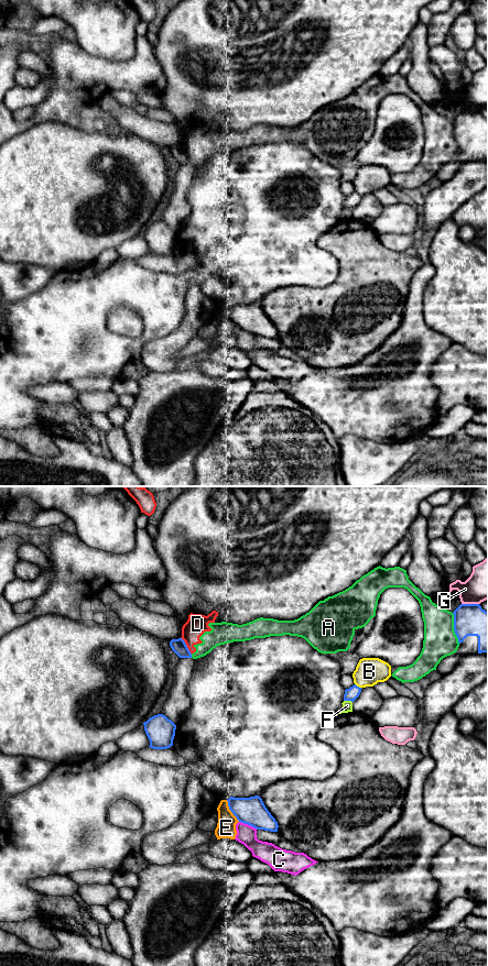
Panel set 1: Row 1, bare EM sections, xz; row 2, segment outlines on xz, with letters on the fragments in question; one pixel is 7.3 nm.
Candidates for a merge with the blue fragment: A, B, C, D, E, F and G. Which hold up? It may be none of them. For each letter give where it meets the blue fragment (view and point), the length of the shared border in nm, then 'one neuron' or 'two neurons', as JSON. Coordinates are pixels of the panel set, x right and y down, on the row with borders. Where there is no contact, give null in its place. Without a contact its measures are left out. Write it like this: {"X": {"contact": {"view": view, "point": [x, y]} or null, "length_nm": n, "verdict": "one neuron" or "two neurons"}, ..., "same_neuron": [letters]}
{"A": {"contact": {"view": "xz", "point": [454, 628]}, "length_nm": 240, "verdict": "two neurons"}, "B": {"contact": {"view": "xz", "point": [358, 687]}, "length_nm": 60, "verdict": "two neurons"}, "C": {"contact": {"view": "xz", "point": [248, 824]}, "length_nm": 150, "verdict": "two neurons"}, "D": {"contact": {"view": "xz", "point": [186, 646]}, "length_nm": 150, "verdict": "two neurons"}, "E": {"contact": {"view": "xz", "point": [230, 810]}, "length_nm": 190, "verdict": "two neurons"}, "F": {"contact": {"view": "xz", "point": [348, 700]}, "length_nm": 70, "verdict": "two neurons"}, "G": {"contact": {"view": "xz", "point": [470, 604]}, "length_nm": 130, "verdict": "two neurons"}, "same_neuron": []}

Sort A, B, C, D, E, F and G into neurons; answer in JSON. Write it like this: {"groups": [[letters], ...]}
{"groups": [["A", "D"], ["B", "E", "F"], ["C"], ["G"]]}

